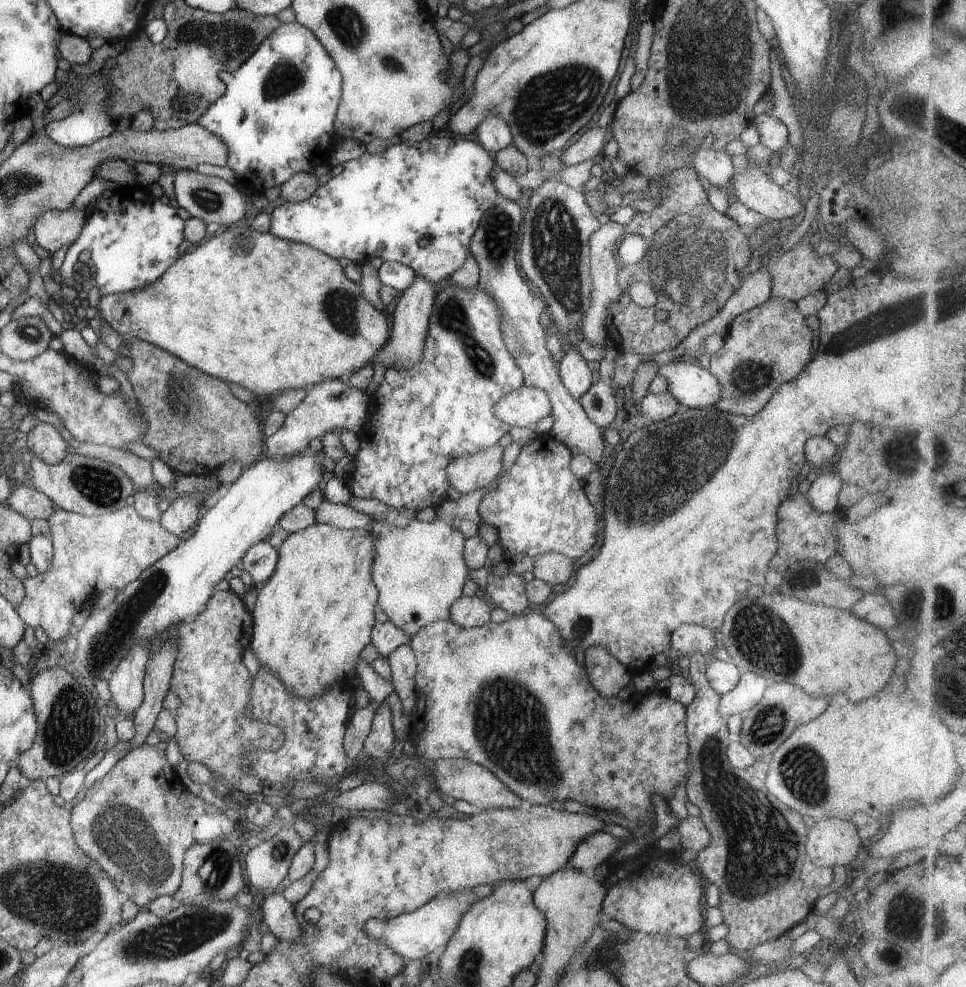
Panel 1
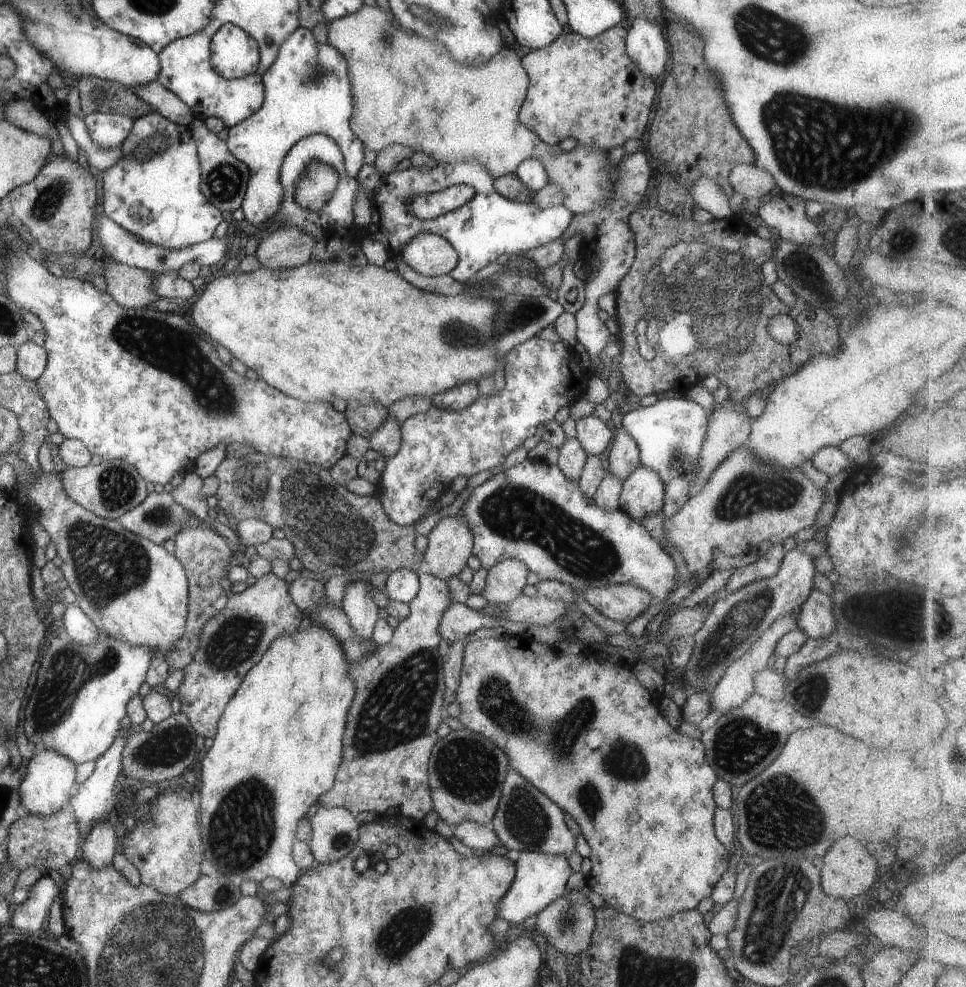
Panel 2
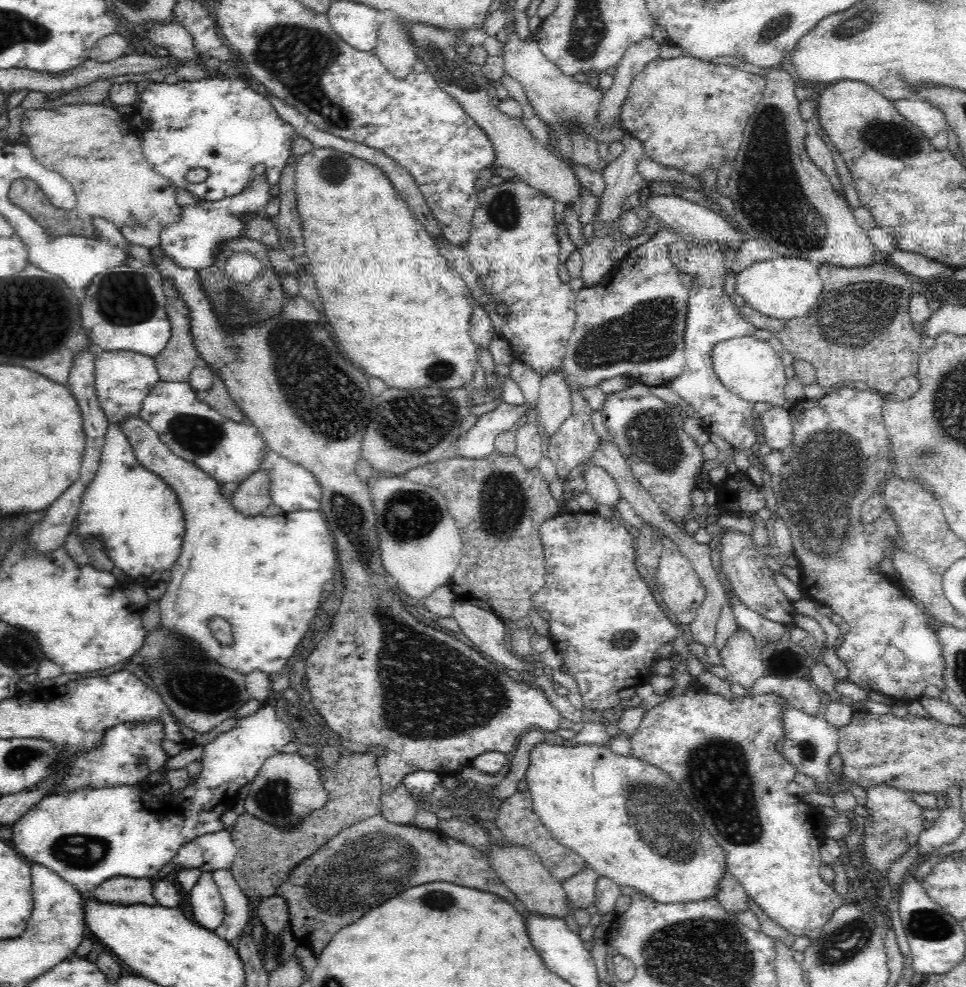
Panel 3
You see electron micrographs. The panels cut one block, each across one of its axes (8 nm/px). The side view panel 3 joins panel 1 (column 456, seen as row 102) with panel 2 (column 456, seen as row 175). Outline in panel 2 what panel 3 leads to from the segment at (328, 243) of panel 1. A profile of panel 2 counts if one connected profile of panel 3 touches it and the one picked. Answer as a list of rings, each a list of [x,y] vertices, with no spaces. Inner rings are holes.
[[[461,160],[453,164],[437,162],[431,170],[421,170],[410,166],[404,170],[393,170],[381,176],[375,192],[370,198],[370,219],[364,232],[368,232],[373,242],[383,244],[391,256],[399,254],[401,248],[417,234],[437,234],[447,240],[458,256],[457,264],[449,275],[458,283],[465,284],[477,270],[493,262],[505,253],[514,257],[521,251],[537,248],[559,238],[567,228],[572,213],[564,206],[539,208],[531,201],[513,202],[495,192],[491,174],[475,160]],[[465,185],[473,188],[473,196],[463,205],[433,219],[417,219],[407,212],[407,200],[415,194],[429,194],[445,190],[450,186]]]

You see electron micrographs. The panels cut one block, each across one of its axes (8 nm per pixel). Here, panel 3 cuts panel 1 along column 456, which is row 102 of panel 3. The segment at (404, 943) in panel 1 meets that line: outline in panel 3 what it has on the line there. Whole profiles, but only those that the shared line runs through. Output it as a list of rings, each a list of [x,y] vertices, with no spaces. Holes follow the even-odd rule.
[[[918,98],[892,100],[896,110],[914,126],[918,127],[928,139],[946,130],[948,125],[942,116],[942,111]]]

